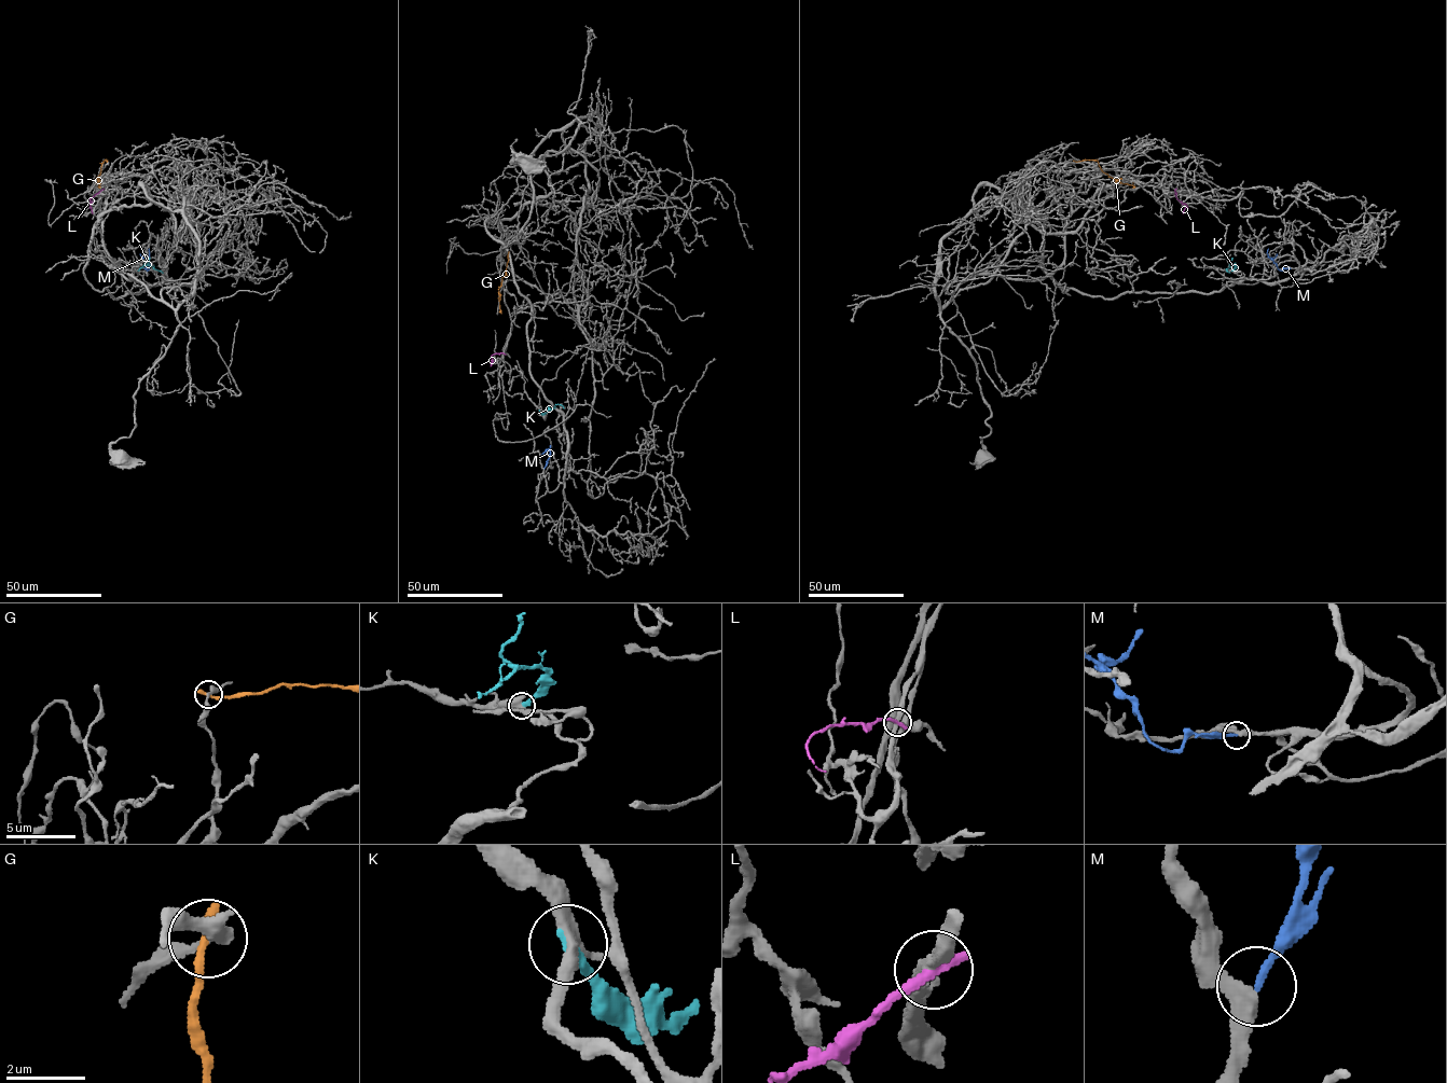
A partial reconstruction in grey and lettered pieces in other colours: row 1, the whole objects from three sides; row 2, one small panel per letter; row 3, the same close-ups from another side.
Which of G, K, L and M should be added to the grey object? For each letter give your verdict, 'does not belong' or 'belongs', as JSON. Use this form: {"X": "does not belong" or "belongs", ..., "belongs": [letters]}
{"G": "does not belong", "K": "does not belong", "L": "does not belong", "M": "belongs", "belongs": ["M"]}

